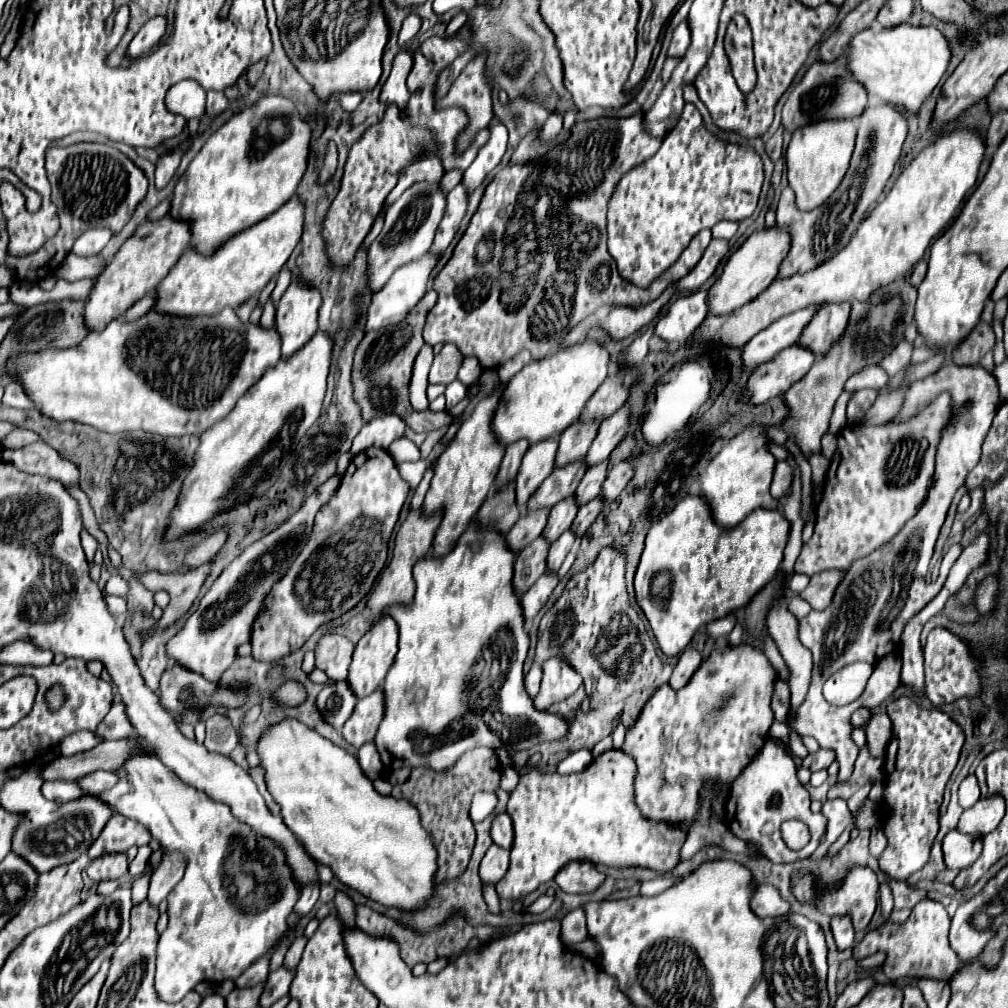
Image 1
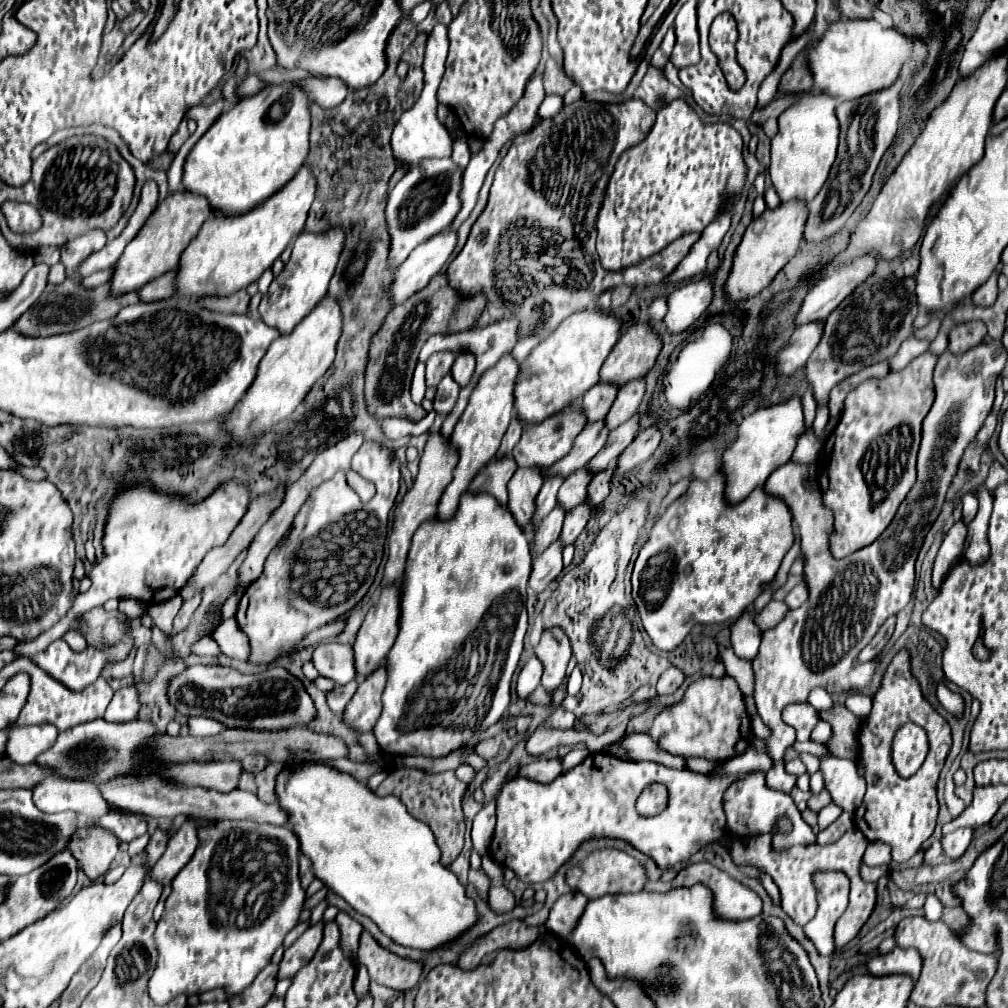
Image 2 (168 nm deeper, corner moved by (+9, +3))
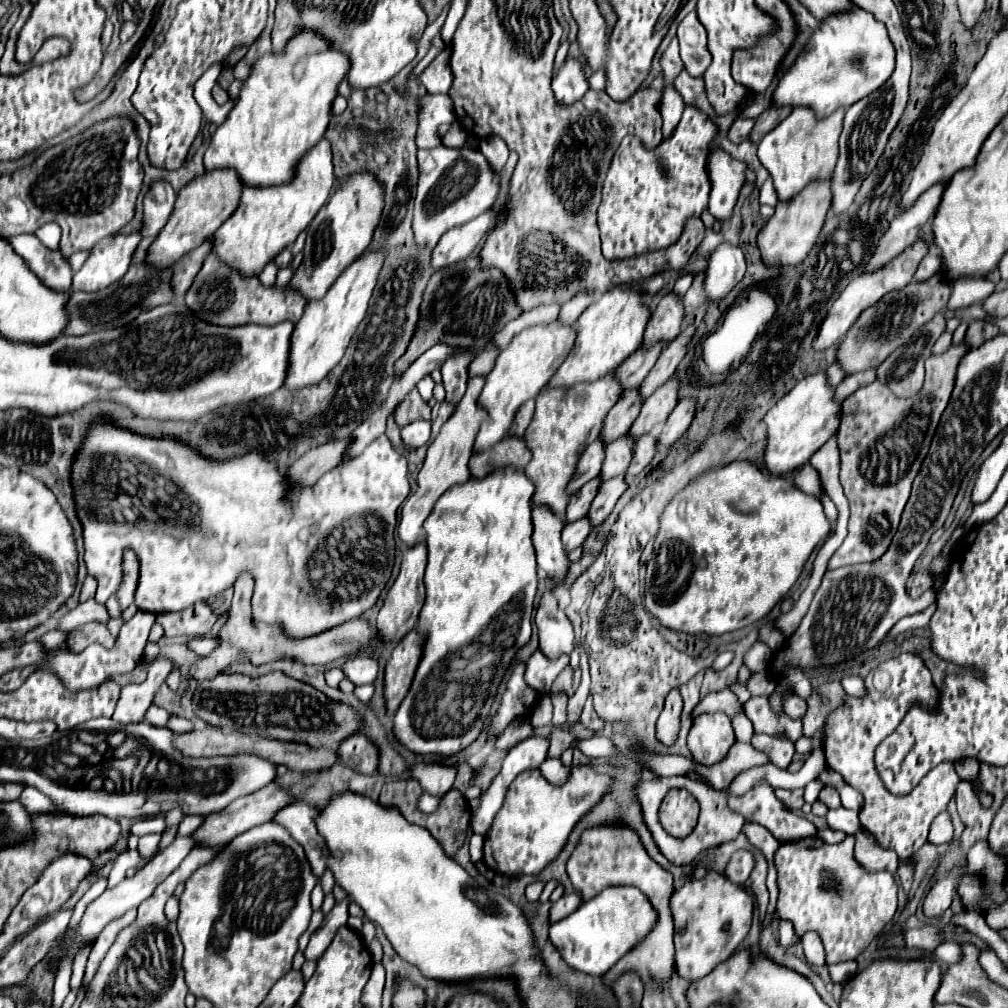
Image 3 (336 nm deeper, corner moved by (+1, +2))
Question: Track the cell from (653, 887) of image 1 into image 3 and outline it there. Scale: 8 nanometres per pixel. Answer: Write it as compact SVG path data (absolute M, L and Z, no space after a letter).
M708 871L702 879L686 881L670 897L670 913L674 921L676 973L684 979L704 977L714 965L732 955L750 931L754 917L752 897L726 875Z

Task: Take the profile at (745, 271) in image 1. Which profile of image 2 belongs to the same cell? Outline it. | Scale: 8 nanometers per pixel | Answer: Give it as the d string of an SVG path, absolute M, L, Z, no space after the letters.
M790 200L788 204L780 204L774 210L766 210L762 216L750 222L736 250L734 268L726 284L726 294L732 300L756 296L760 290L764 290L774 280L780 268L784 268L784 264L792 256L796 256L800 244L804 242L804 220L806 218L808 218L806 204L802 200Z

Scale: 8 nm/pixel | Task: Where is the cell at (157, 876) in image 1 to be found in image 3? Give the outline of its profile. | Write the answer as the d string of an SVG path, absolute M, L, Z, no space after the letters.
M270 783L262 789L258 789L256 793L250 793L246 797L240 797L240 799L232 801L232 805L228 805L226 809L204 817L204 825L200 825L190 837L194 839L196 845L206 845L206 847L226 845L228 841L232 841L232 837L244 833L246 829L252 829L254 825L262 825L262 823L270 821L272 813L276 813L276 809L282 809L288 803L292 803L292 801L286 797L286 793L282 789L278 789L276 783Z

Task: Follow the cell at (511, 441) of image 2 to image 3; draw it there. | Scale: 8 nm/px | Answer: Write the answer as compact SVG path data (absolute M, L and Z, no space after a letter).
M530 399L530 401L526 401L526 403L518 409L516 419L514 419L512 427L510 427L510 437L524 437L524 431L526 431L526 427L530 425L532 415L534 415L534 401Z

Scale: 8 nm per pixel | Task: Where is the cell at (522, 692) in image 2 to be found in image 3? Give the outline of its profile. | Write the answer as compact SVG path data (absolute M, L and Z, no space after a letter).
M536 651L528 663L526 663L526 683L530 689L534 689L540 697L546 697L550 695L550 689L552 689L552 683L554 679L558 677L558 673L568 665L568 655L556 659L556 661L548 661L544 657L544 653Z

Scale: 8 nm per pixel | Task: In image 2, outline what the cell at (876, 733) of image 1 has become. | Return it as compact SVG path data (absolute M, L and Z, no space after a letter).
M854 692L854 694L848 694L846 696L846 708L852 710L860 720L866 718L870 714L870 708L872 708L872 698L868 694L862 694L862 692Z

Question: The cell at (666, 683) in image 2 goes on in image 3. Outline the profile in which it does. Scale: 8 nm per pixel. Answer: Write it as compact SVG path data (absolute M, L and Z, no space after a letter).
M672 689L666 697L666 705L664 711L656 723L656 731L658 731L658 739L664 745L672 745L676 741L678 729L680 729L680 711L682 711L682 695L680 689Z

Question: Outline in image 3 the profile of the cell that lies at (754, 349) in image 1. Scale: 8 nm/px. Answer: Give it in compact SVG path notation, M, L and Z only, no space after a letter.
M934 185L932 189L928 189L928 193L918 197L916 205L912 205L912 209L908 209L908 213L898 213L892 219L888 231L878 241L876 251L870 257L870 261L864 265L862 273L874 273L874 271L882 269L894 257L898 257L908 245L916 243L920 229L926 225L926 221L930 217L934 217L942 191L944 191L944 185Z

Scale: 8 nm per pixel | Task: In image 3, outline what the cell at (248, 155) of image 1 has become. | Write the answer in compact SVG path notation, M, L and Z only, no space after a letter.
M298 33L286 47L284 55L264 55L250 71L228 119L214 131L204 153L204 169L234 169L246 187L276 187L290 183L296 177L298 161L324 137L330 121L332 101L338 83L348 73L348 57L324 41L318 33Z

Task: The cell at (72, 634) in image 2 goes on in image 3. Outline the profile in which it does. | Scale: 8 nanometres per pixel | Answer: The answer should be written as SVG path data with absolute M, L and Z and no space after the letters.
M55 630L55 631L50 631L44 634L43 636L41 636L41 638L39 639L39 642L42 643L44 647L51 648L65 642L67 637L68 637L68 634L66 632Z

